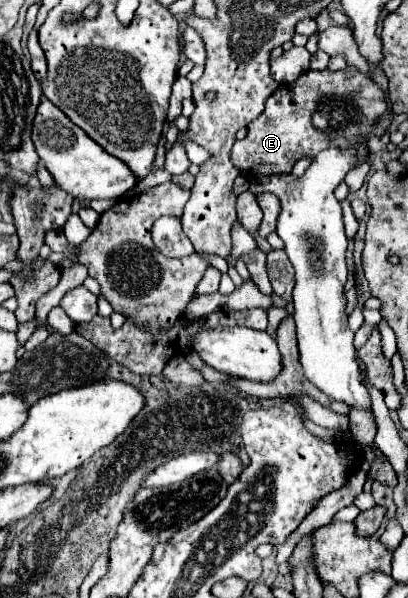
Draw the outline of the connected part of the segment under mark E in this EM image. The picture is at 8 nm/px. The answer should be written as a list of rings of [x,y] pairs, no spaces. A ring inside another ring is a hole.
[[[347,66],[345,70],[311,70],[299,76],[293,84],[279,86],[269,100],[265,102],[263,114],[247,126],[245,140],[237,140],[231,150],[231,160],[239,168],[239,174],[245,178],[257,176],[273,176],[273,174],[289,174],[293,164],[301,156],[317,156],[325,148],[353,148],[357,144],[357,136],[365,134],[369,140],[375,132],[375,122],[387,110],[387,102],[383,100],[383,90],[373,82],[373,78],[361,74],[357,68]]]

